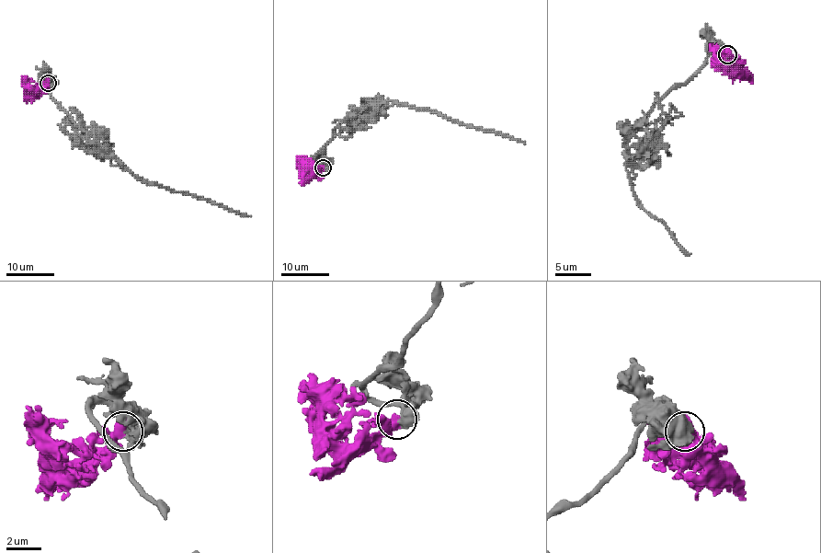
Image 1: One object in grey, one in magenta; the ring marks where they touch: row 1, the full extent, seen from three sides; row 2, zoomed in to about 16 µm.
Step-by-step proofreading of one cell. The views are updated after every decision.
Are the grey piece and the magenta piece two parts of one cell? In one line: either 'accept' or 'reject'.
accept

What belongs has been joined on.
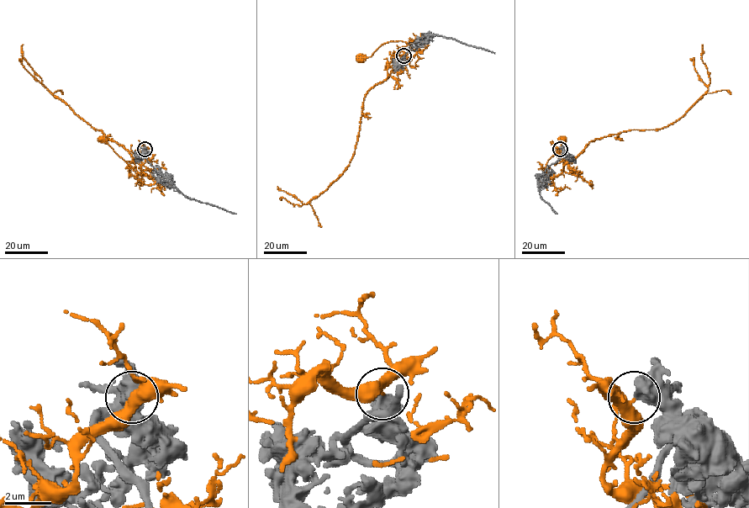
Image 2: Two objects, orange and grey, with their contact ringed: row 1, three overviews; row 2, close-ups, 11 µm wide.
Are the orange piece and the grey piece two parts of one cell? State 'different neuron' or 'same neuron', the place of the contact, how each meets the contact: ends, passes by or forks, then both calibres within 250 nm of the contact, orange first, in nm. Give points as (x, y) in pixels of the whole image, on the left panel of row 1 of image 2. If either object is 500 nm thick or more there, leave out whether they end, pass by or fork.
different neuron; at (145, 149); 360 nm thick on the orange side, 650 nm on the other

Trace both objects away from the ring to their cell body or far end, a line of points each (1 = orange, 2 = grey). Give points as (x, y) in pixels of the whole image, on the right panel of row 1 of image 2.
1: (560, 149), (557, 156), (567, 160), (563, 170), (551, 177), (546, 185), (545, 166), (561, 148), (561, 139)
2: (560, 149), (563, 154), (541, 174), (538, 187), (541, 198), (557, 214)

